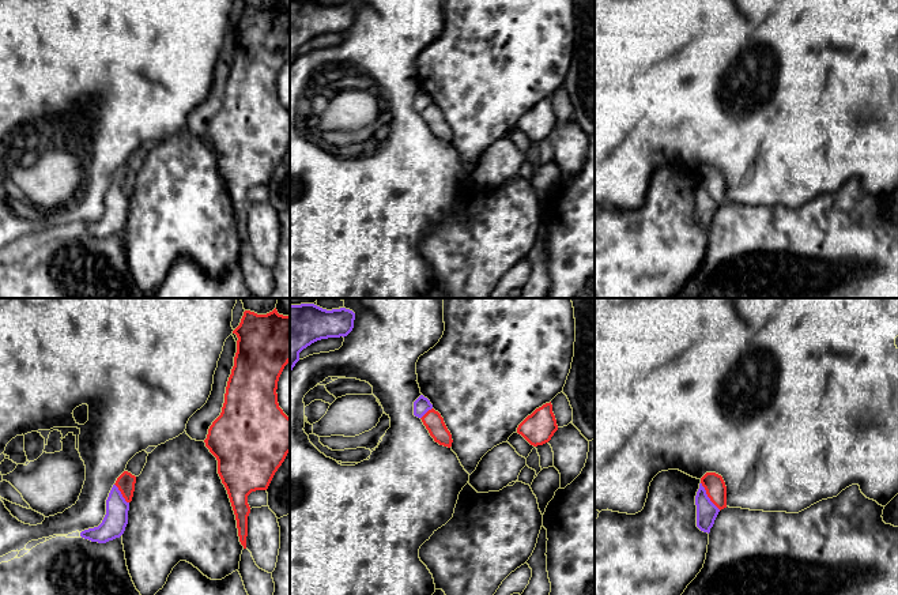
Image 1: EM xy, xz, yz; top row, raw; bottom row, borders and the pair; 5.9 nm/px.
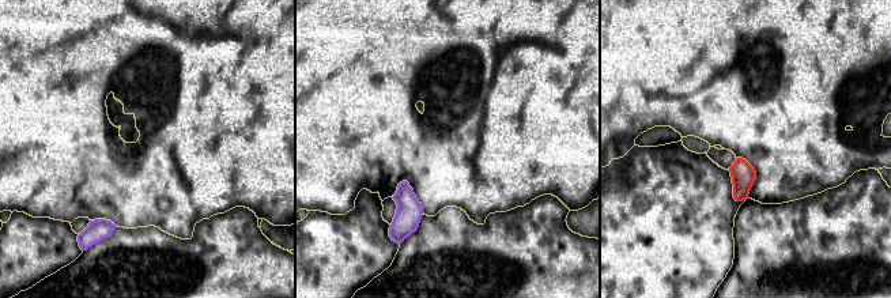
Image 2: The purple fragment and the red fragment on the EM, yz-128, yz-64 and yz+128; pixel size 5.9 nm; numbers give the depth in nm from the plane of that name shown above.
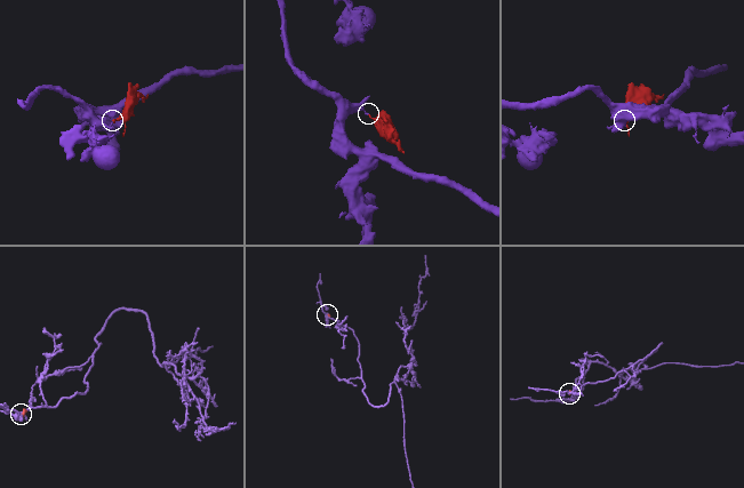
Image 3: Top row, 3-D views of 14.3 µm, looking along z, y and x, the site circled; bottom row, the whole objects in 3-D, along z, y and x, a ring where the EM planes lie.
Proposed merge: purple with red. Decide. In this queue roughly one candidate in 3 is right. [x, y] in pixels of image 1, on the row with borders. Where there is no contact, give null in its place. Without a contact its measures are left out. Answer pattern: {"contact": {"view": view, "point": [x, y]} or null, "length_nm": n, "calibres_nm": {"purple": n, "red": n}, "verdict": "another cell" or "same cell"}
{"contact": {"view": "yz", "point": [706, 496]}, "length_nm": 200, "calibres_nm": {"purple": 130, "red": 120}, "verdict": "another cell"}

